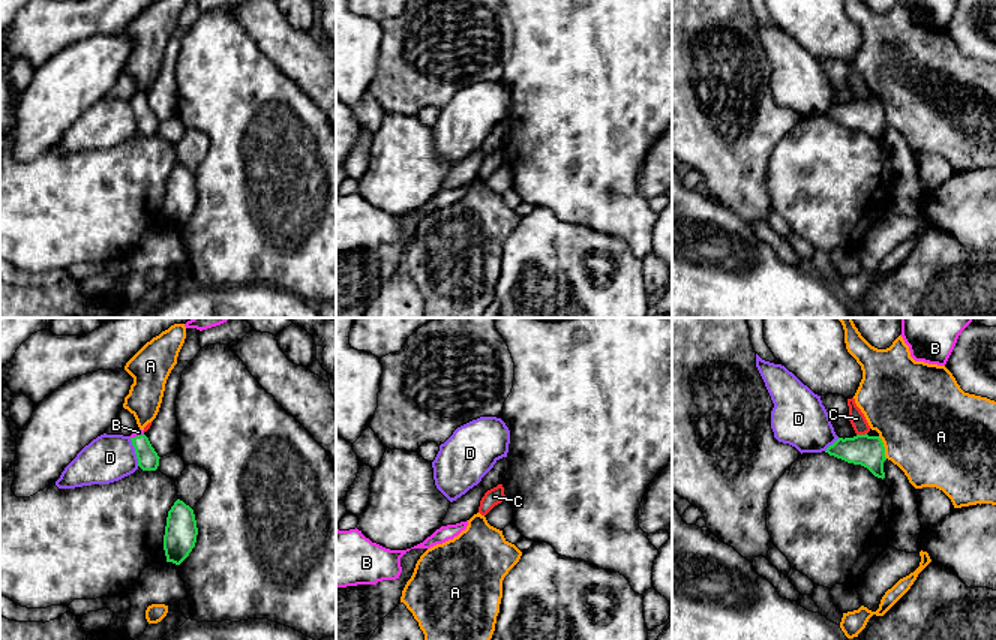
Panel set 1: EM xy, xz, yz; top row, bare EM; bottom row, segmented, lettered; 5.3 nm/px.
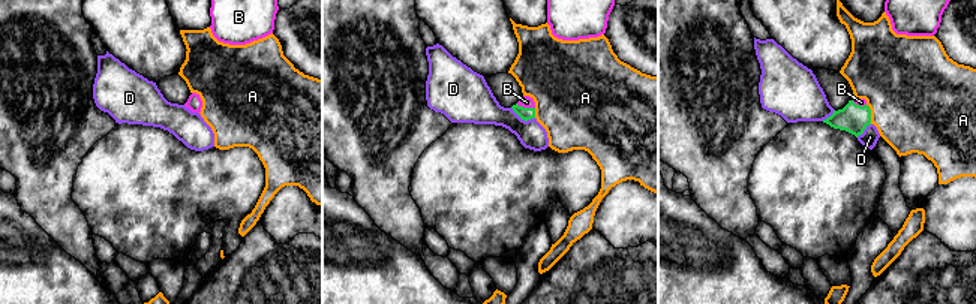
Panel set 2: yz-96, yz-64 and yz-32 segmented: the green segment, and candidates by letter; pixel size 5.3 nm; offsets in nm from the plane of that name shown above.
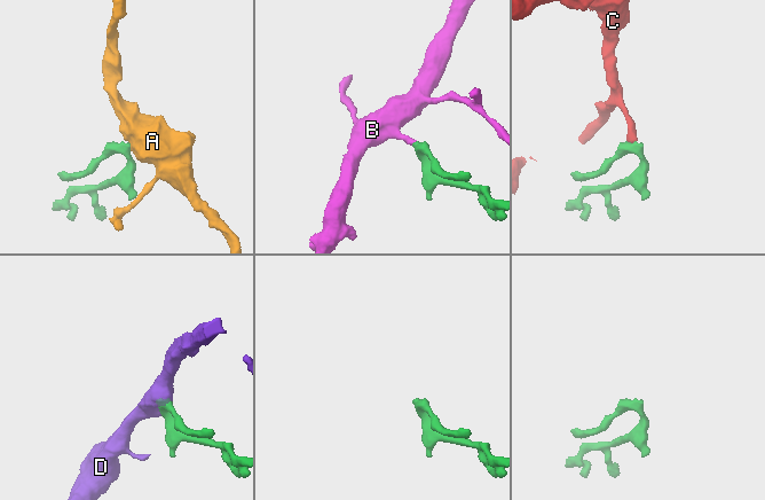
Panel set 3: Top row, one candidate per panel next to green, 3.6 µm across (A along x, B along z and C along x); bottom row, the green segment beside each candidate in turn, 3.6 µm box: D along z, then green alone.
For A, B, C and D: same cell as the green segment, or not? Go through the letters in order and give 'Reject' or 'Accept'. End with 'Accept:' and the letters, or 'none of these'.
A: Reject
B: Accept
C: Reject
D: Reject
Accept: B

